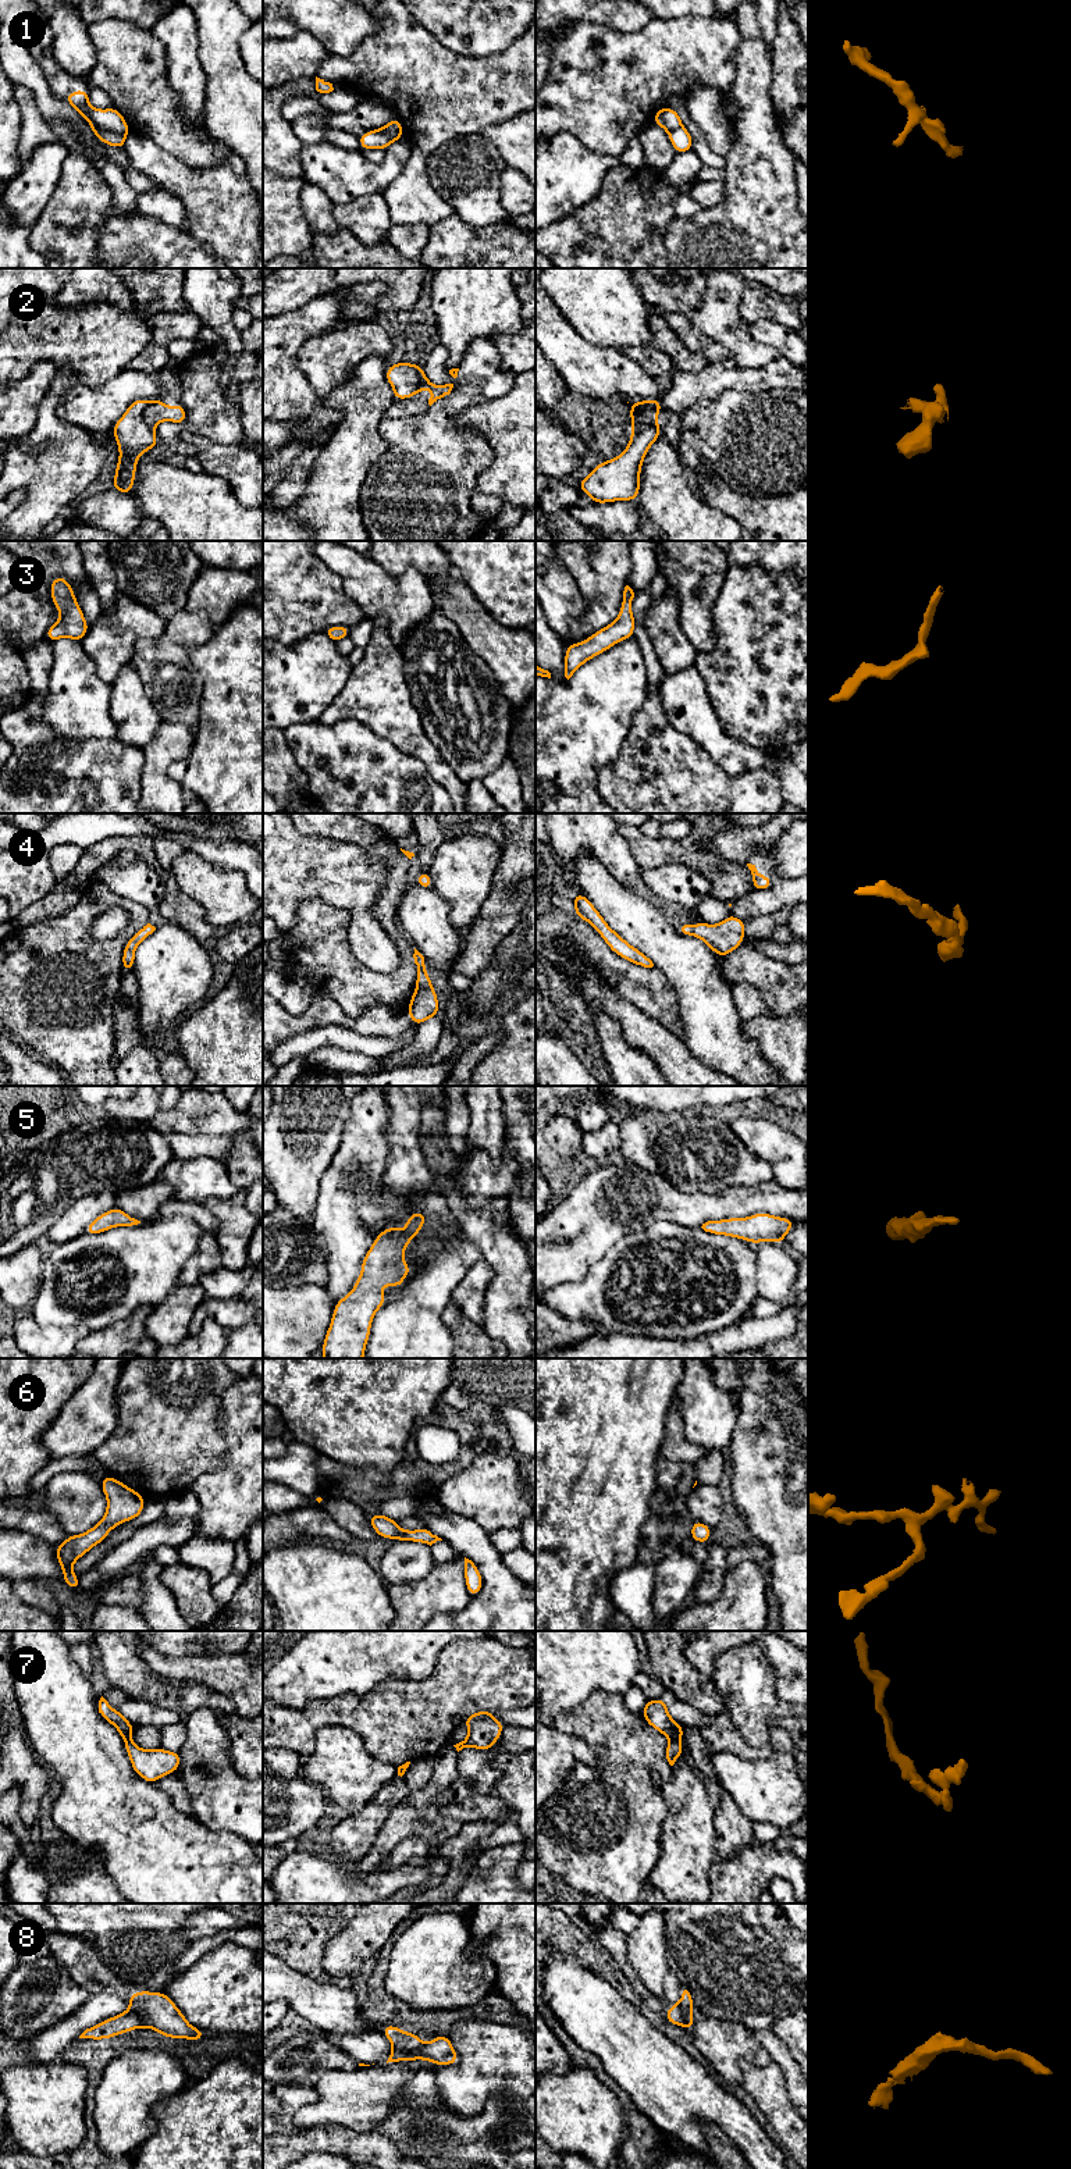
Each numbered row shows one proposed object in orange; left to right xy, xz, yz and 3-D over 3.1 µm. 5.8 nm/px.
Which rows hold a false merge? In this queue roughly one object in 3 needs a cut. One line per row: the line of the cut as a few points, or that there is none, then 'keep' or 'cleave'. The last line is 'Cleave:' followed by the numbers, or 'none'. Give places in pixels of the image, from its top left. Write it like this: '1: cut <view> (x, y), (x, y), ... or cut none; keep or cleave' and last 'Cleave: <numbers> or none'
1: cut xy (85, 106), (86, 116), (96, 125), (124, 136); cleave
2: cut xz (419, 366), (419, 387), (413, 394); cleave
3: cut none; keep
4: cut none; keep
5: cut none; keep
6: cut none; keep
7: cut yz (669, 1740), (679, 1741); cleave
8: cut xz (422, 2043), (404, 2058); cleave
Cleave: 1, 2, 7, 8

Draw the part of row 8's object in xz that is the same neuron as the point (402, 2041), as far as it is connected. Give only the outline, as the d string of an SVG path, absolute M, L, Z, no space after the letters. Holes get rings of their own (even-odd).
M387 2024L381 2031L392 2044L387 2063L403 2061L408 2052L420 2048L423 2044L417 2034L399 2030L394 2024Z

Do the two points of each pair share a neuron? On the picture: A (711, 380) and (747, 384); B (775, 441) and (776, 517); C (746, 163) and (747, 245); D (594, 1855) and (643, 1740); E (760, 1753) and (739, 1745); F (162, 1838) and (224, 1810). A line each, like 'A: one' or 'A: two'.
A: one
B: two
C: one
D: one
E: one
F: two

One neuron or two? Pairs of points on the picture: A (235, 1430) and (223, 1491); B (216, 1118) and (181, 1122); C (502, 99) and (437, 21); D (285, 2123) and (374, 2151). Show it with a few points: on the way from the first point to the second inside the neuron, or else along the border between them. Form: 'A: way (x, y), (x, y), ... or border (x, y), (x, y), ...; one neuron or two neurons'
A: way (235, 1445), (235, 1475); one neuron
B: way (207, 1113), (189, 1115); one neuron
C: border (436, 39), (451, 50), (468, 56), (497, 53); two neurons
D: border (302, 2129), (294, 2133), (277, 2133); two neurons

